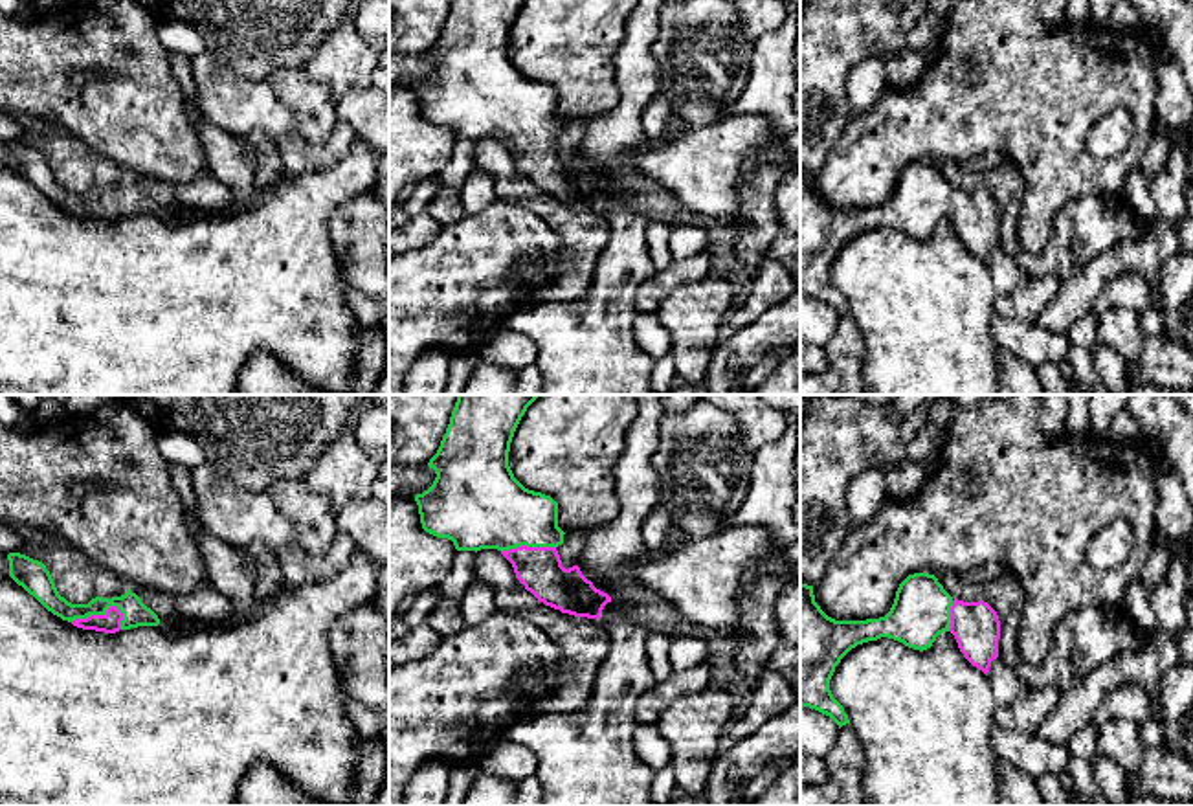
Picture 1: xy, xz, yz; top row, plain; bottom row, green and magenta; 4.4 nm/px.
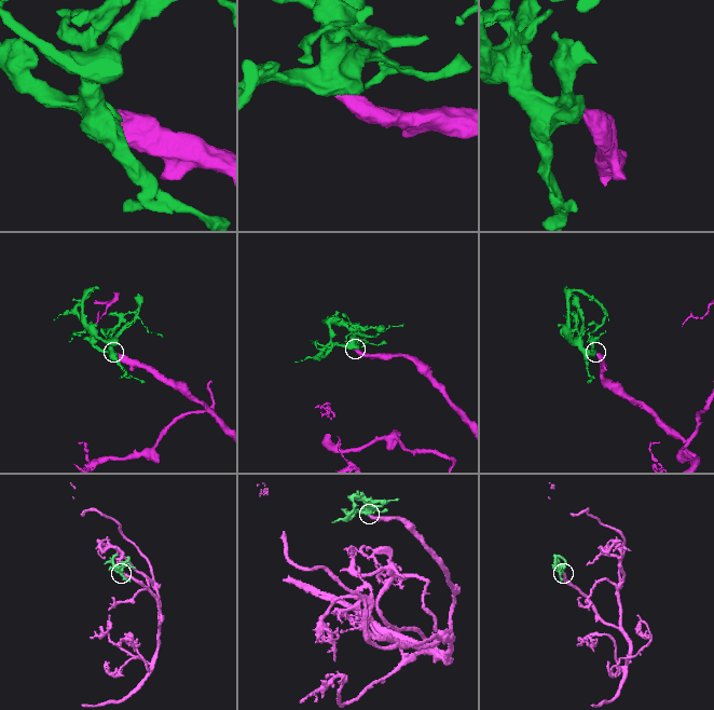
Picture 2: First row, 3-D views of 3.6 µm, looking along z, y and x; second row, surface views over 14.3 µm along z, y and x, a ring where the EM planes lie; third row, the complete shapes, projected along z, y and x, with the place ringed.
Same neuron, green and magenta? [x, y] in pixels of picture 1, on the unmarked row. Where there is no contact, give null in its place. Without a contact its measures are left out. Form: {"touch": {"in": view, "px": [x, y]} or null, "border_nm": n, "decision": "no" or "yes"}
{"touch": {"in": "xy", "px": [96, 202]}, "border_nm": 240, "decision": "yes"}

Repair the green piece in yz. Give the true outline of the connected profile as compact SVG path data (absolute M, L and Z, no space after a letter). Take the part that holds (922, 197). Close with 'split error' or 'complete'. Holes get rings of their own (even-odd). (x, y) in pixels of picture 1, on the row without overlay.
M909 163L890 200L866 209L828 206L815 191L813 174L800 171L800 296L830 305L841 318L850 308L833 286L830 268L852 237L888 226L923 241L943 220L951 220L964 246L987 264L998 246L997 200L984 189L953 187L934 163Z; split error

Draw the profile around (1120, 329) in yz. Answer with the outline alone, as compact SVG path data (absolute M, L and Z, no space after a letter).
M1129 308L1103 312L1098 318L1098 338L1101 343L1116 349L1121 358L1136 358L1143 343L1140 314Z

